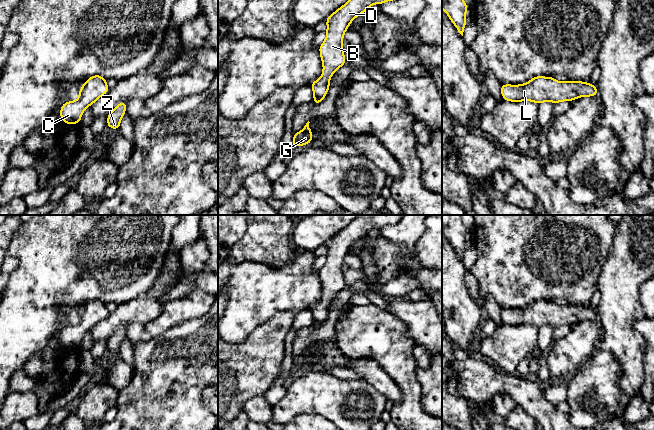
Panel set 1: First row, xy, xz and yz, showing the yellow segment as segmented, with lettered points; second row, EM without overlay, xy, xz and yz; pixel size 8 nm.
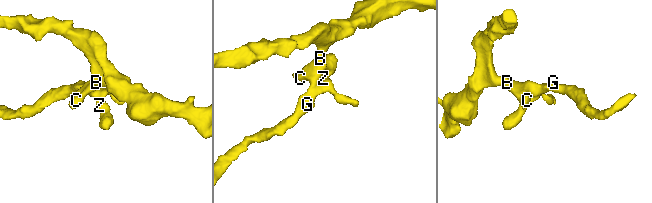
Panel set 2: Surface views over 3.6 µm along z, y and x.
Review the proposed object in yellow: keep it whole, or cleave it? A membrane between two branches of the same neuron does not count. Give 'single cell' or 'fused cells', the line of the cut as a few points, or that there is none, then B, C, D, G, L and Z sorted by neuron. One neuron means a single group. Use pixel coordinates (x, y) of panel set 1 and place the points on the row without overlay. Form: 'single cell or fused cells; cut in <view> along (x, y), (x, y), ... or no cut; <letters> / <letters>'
single cell; no cut; B C D G L Z

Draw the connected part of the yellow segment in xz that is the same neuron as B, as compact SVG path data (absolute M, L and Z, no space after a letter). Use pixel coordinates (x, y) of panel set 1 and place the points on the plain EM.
M357 215L345 229L337 233L326 243L326 263L319 270L323 288L322 301L312 306L314 318L313 327L321 327L330 311L330 301L345 287L342 265L349 248L360 238L363 238L371 229L394 225L403 215Z

